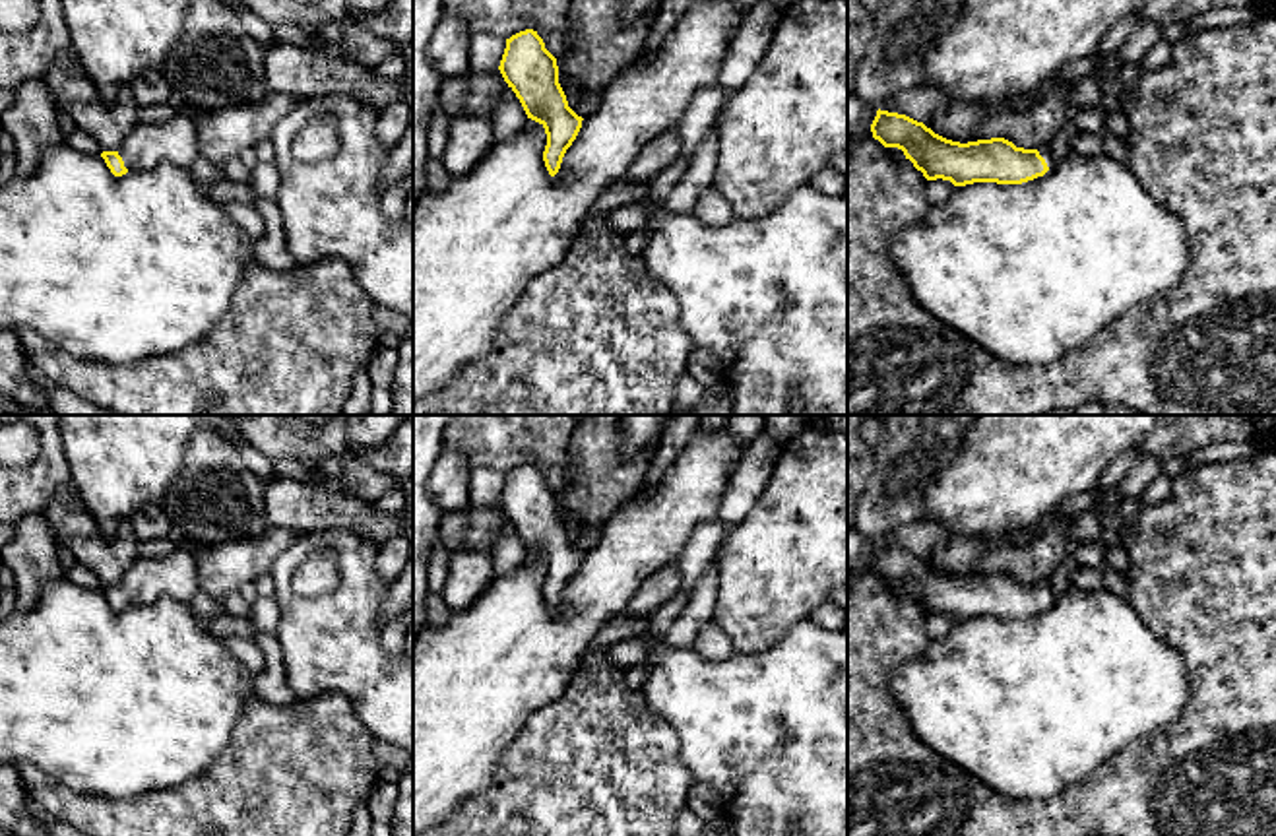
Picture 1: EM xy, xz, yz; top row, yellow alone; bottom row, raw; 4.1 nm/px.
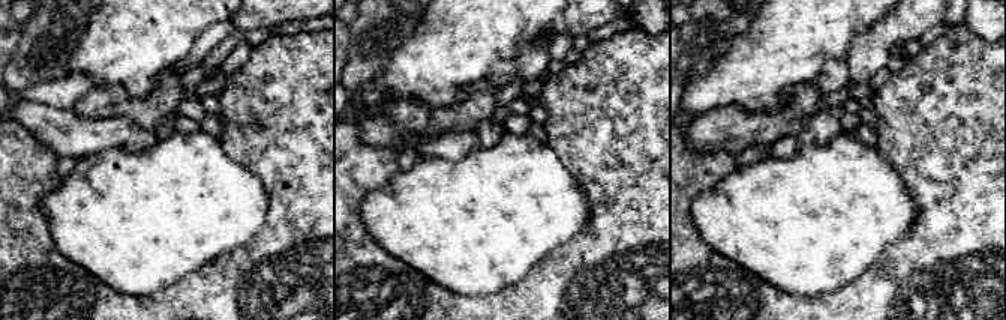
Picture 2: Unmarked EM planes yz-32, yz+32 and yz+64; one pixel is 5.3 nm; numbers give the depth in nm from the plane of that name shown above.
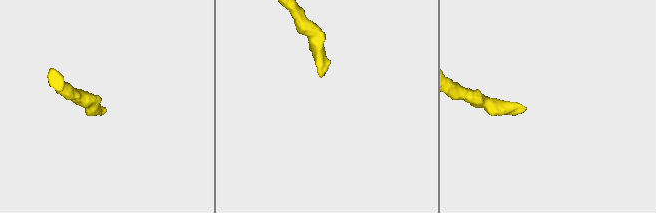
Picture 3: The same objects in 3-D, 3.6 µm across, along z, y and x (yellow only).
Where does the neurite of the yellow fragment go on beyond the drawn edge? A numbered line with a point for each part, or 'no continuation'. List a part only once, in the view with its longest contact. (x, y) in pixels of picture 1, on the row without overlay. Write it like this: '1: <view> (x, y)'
1: xy (175, 575)

